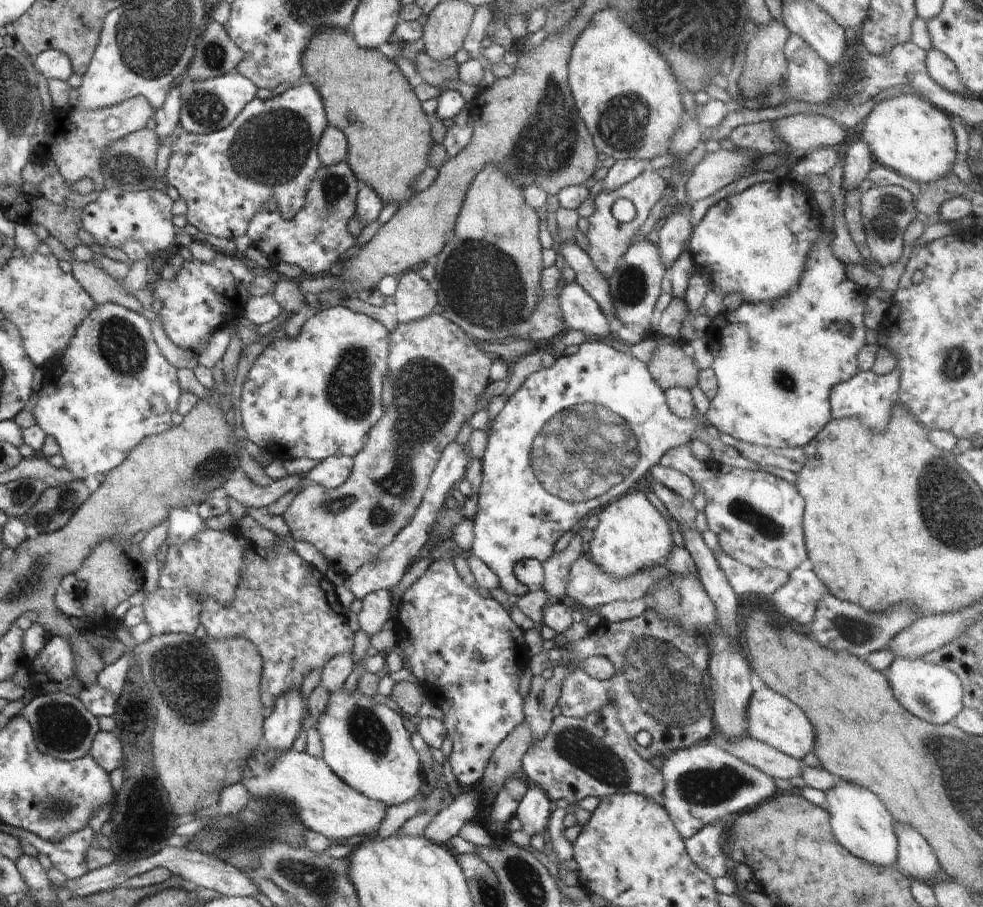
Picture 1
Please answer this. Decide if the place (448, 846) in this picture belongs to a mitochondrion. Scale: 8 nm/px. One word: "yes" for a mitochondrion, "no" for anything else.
no

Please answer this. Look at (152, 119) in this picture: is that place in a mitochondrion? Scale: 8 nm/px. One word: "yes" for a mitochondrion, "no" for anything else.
no

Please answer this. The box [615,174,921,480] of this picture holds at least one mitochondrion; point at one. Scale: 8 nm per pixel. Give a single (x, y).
(884, 222)

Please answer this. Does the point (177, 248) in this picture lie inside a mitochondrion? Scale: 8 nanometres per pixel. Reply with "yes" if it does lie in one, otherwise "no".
no

